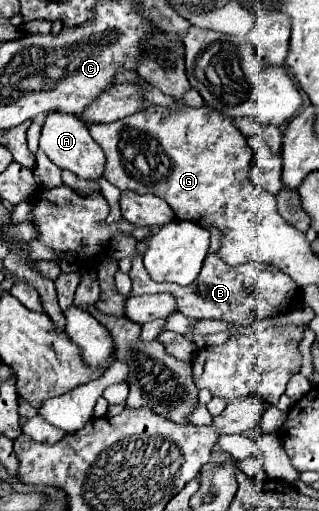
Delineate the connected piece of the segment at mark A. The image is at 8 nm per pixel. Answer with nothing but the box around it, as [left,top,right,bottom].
[40,110,104,180]

